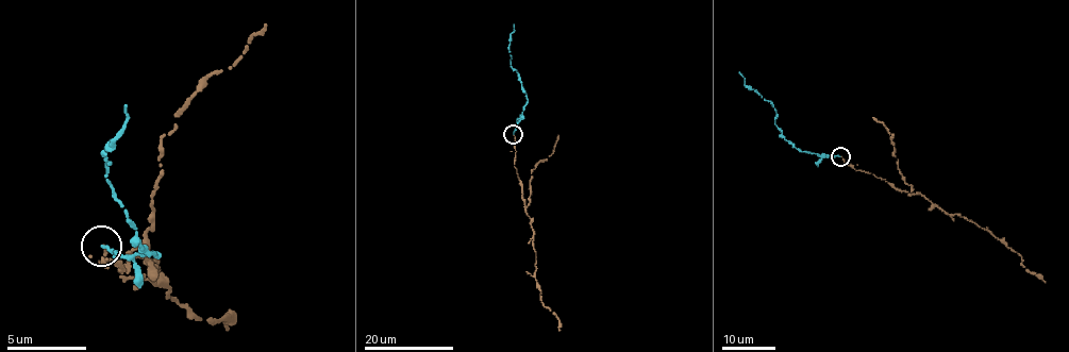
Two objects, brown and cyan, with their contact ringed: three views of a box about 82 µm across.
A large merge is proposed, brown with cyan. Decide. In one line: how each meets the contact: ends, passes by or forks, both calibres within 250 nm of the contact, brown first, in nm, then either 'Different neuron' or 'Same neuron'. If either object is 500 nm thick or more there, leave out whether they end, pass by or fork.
At the ring brown ends. At the ring cyan ends. Thickness 140 nm (brown) against 140 nm. Same neuron

